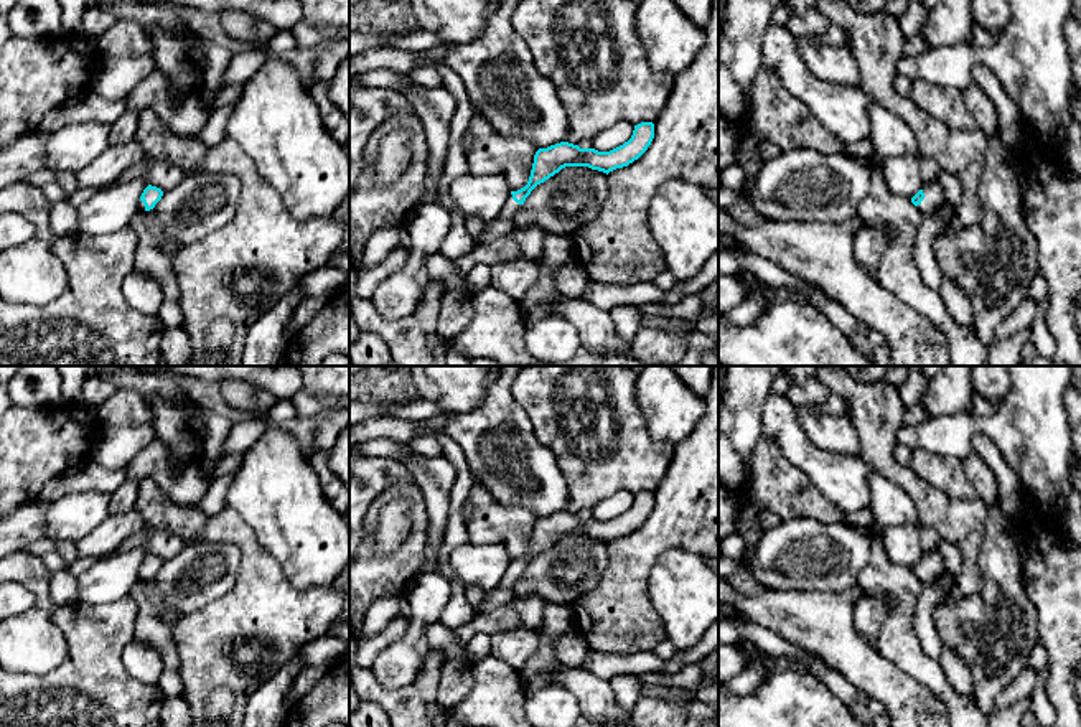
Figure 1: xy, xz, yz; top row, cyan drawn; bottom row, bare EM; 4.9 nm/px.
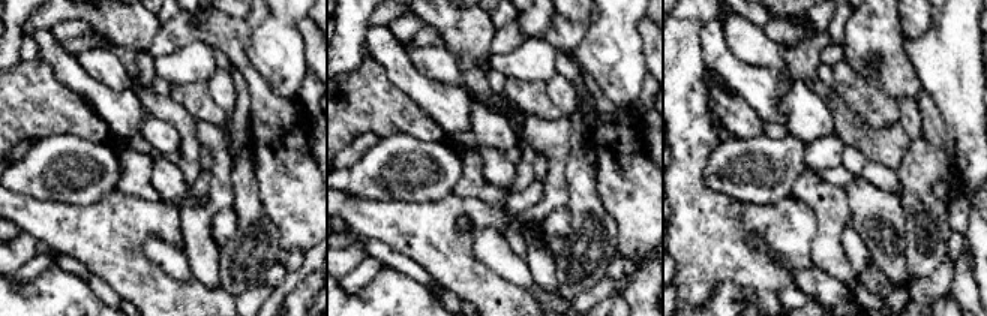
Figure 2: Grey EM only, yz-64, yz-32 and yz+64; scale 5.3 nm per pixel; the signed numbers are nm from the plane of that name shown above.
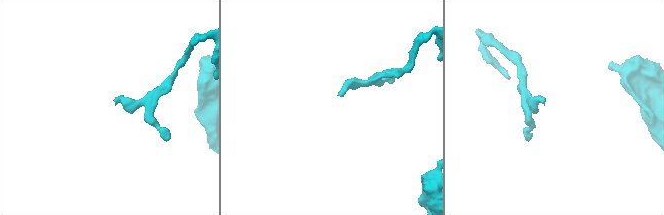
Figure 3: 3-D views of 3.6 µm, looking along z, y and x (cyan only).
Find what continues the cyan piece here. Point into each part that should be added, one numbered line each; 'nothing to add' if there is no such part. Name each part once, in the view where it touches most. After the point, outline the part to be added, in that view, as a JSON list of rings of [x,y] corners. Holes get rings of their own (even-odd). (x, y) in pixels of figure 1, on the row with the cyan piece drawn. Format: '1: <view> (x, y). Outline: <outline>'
1: yz (933, 193). Outline: [[[939,180],[923,186],[924,199],[916,206],[923,214],[934,213],[943,203],[944,195]]]

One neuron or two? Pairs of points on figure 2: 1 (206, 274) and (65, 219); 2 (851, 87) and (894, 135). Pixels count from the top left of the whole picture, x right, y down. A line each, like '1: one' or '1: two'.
1: two
2: two

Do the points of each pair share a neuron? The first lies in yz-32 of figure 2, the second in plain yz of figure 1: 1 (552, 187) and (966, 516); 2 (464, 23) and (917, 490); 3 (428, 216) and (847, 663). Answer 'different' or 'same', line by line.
1: same
2: same
3: same

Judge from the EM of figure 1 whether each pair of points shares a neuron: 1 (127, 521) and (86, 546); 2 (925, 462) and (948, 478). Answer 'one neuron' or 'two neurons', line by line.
1: one neuron
2: one neuron

